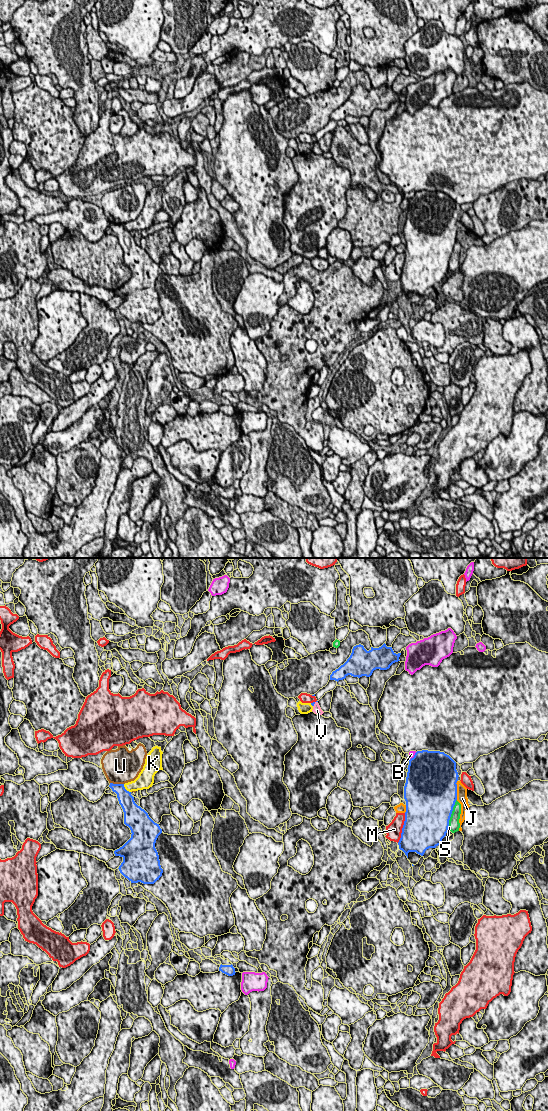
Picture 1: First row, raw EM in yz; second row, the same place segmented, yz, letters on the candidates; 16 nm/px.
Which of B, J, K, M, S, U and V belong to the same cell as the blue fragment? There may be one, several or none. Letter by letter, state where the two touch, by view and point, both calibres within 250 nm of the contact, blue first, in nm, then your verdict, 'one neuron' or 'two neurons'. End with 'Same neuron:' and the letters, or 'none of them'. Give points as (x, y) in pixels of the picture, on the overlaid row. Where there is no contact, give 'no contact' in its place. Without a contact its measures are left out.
B: contact yz (414, 756); calibres 500 and 100 nm; two neurons
J: contact yz (456, 790); calibres 500 and 160 nm; two neurons
K: contact yz (125, 789); calibres 240 and 200 nm; two neurons
M: contact yz (402, 828); calibres 500 and 240 nm; two neurons
S: contact yz (451, 813); calibres 500 and 190 nm; two neurons
U: contact yz (117, 784); calibres 220 and 480 nm; two neurons
V: contact yz (314, 703); calibres 50 and 130 nm; two neurons
Same neuron: none of them

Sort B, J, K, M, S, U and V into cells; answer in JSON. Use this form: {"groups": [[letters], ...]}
{"groups": [["B"], ["J"], ["K"], ["M", "U"], ["S"], ["V"]]}

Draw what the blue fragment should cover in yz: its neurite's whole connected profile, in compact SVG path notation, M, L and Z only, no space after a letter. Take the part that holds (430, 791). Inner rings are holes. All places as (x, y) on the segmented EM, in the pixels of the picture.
M417 751L409 759L404 799L406 801L405 821L399 849L408 858L409 852L423 856L429 848L436 848L448 833L449 820L457 800L458 772L456 762L447 754L440 751Z

